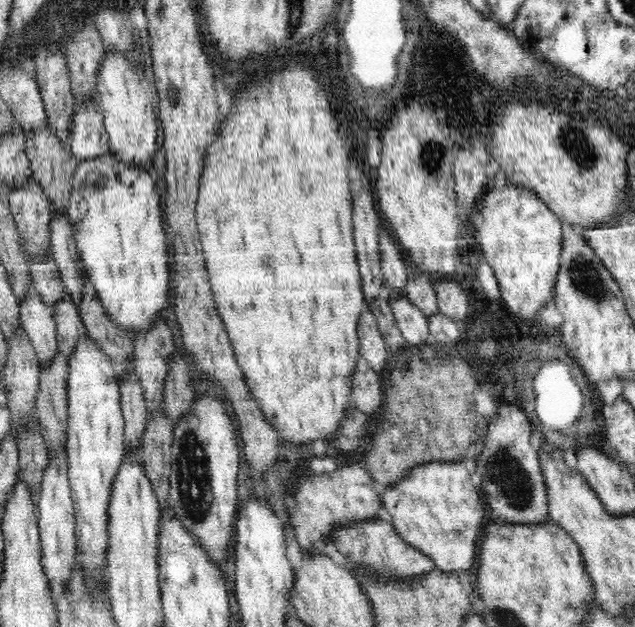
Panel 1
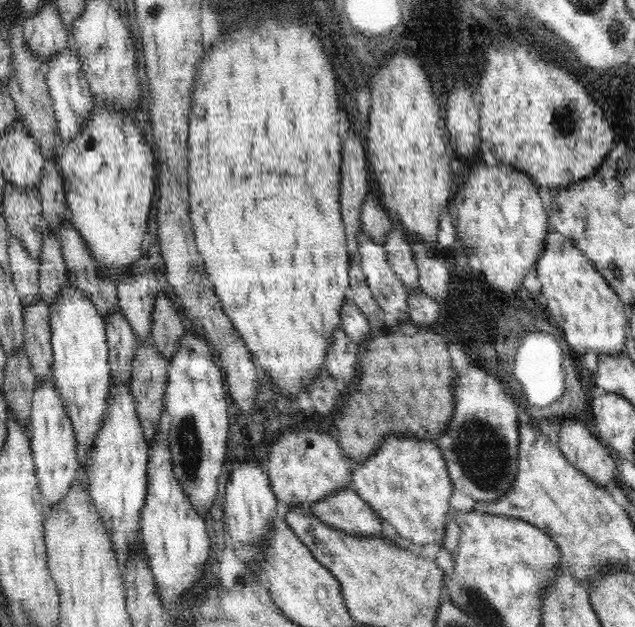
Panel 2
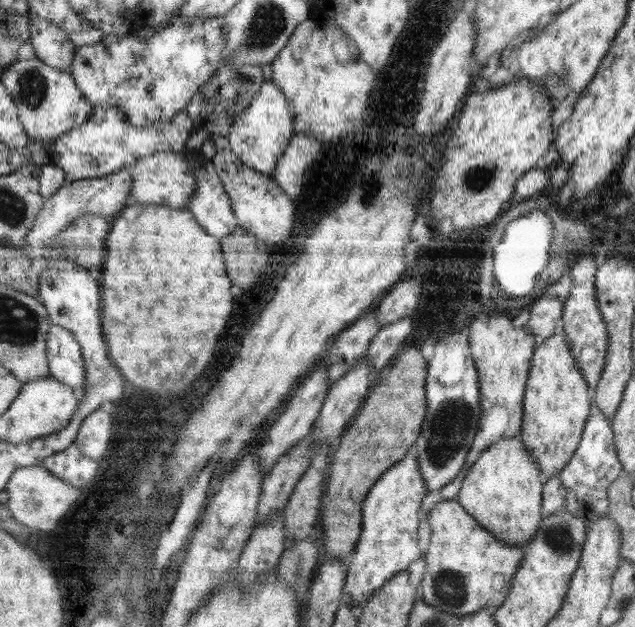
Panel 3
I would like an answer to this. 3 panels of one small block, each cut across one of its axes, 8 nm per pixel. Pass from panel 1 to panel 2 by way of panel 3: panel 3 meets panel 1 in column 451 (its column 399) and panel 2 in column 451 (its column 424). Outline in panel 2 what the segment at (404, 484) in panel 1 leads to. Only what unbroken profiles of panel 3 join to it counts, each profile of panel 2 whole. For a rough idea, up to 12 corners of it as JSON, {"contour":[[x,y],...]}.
{"contour":[[388,435],[351,488],[401,541],[444,548],[436,441]]}

